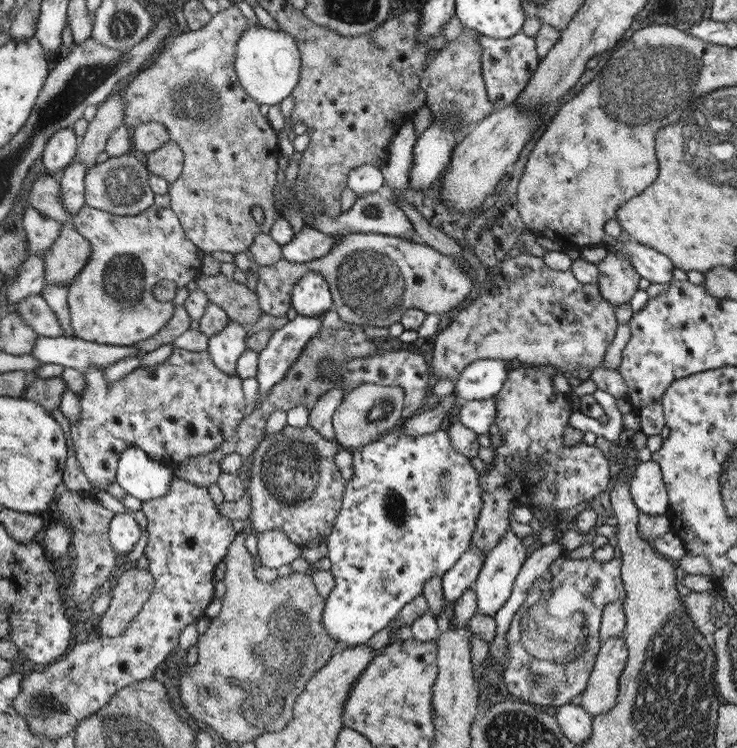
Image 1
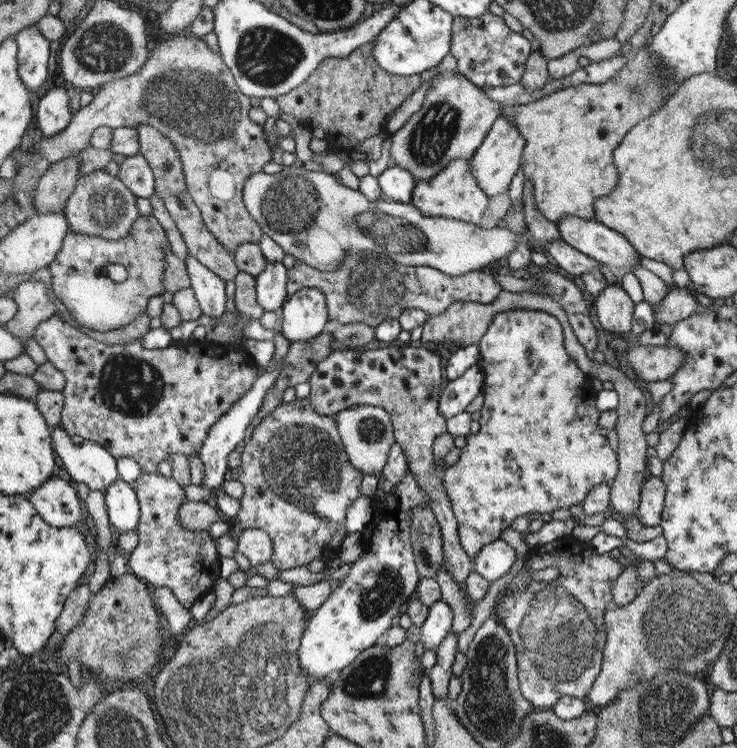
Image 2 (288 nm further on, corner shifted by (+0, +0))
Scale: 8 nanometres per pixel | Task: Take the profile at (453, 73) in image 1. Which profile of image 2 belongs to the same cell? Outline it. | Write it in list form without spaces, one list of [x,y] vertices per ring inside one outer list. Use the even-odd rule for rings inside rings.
[[[449,70],[433,74],[425,92],[423,106],[391,136],[391,164],[409,170],[417,180],[437,176],[451,160],[473,158],[485,136],[493,130],[493,122],[501,116],[503,106],[485,96],[465,74]]]

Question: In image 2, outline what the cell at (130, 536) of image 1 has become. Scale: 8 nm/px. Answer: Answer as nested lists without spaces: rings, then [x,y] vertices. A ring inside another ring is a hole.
[[[115,480],[103,492],[103,502],[107,506],[109,522],[119,534],[137,530],[141,508],[139,508],[139,500],[135,496],[135,490],[129,484]]]

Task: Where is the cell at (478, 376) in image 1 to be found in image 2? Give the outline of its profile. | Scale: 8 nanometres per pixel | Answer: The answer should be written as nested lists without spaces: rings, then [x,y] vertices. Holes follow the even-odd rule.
[[[479,362],[469,366],[459,378],[451,380],[445,384],[441,390],[439,398],[439,412],[445,418],[451,418],[455,414],[465,412],[465,408],[479,396],[483,394],[483,372],[479,368]]]

